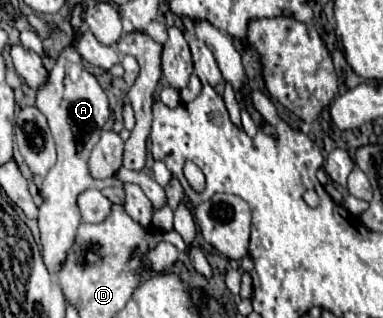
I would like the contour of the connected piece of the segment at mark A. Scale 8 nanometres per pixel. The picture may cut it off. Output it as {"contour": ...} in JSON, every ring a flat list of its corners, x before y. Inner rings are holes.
{"contour":[[68,45,56,59,56,65,50,71,50,81,48,85,44,85,38,91,36,97,36,107,46,115,54,141,56,141,56,151,58,151,58,161,56,165,50,169,50,173,46,175,46,179,42,181,40,187,40,197,42,197,42,205,40,205,40,215,38,215,38,229,40,229,40,241,42,241,42,261,46,265,46,269,54,275,60,271,60,265,64,265,64,257,68,255,68,249,74,245,76,239,76,229,80,225,80,211,76,205,76,197,86,191,86,189,104,189,106,183,104,181,96,181,90,171,88,171,88,157,92,147,96,145,96,141,100,139,100,133,110,117,110,107,108,107,108,97,102,91,102,87,98,85,98,81,84,69,82,65,82,57,80,53]]}

